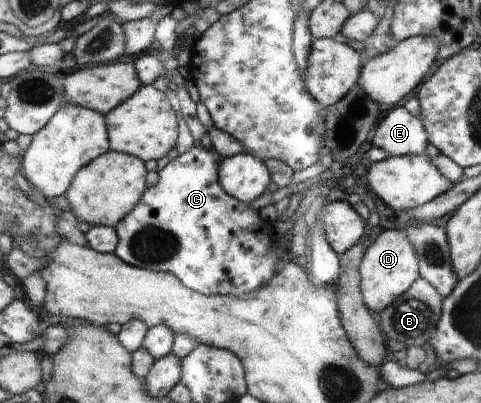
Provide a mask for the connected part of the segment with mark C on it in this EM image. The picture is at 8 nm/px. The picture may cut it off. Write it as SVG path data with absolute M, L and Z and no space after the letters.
M200 144L169 160L158 171L158 183L147 188L139 205L114 227L118 235L114 254L125 263L144 270L171 272L188 288L202 294L249 296L269 282L275 275L275 259L271 257L273 232L248 203L235 199L223 189L217 176L220 161L213 149L205 150Z

